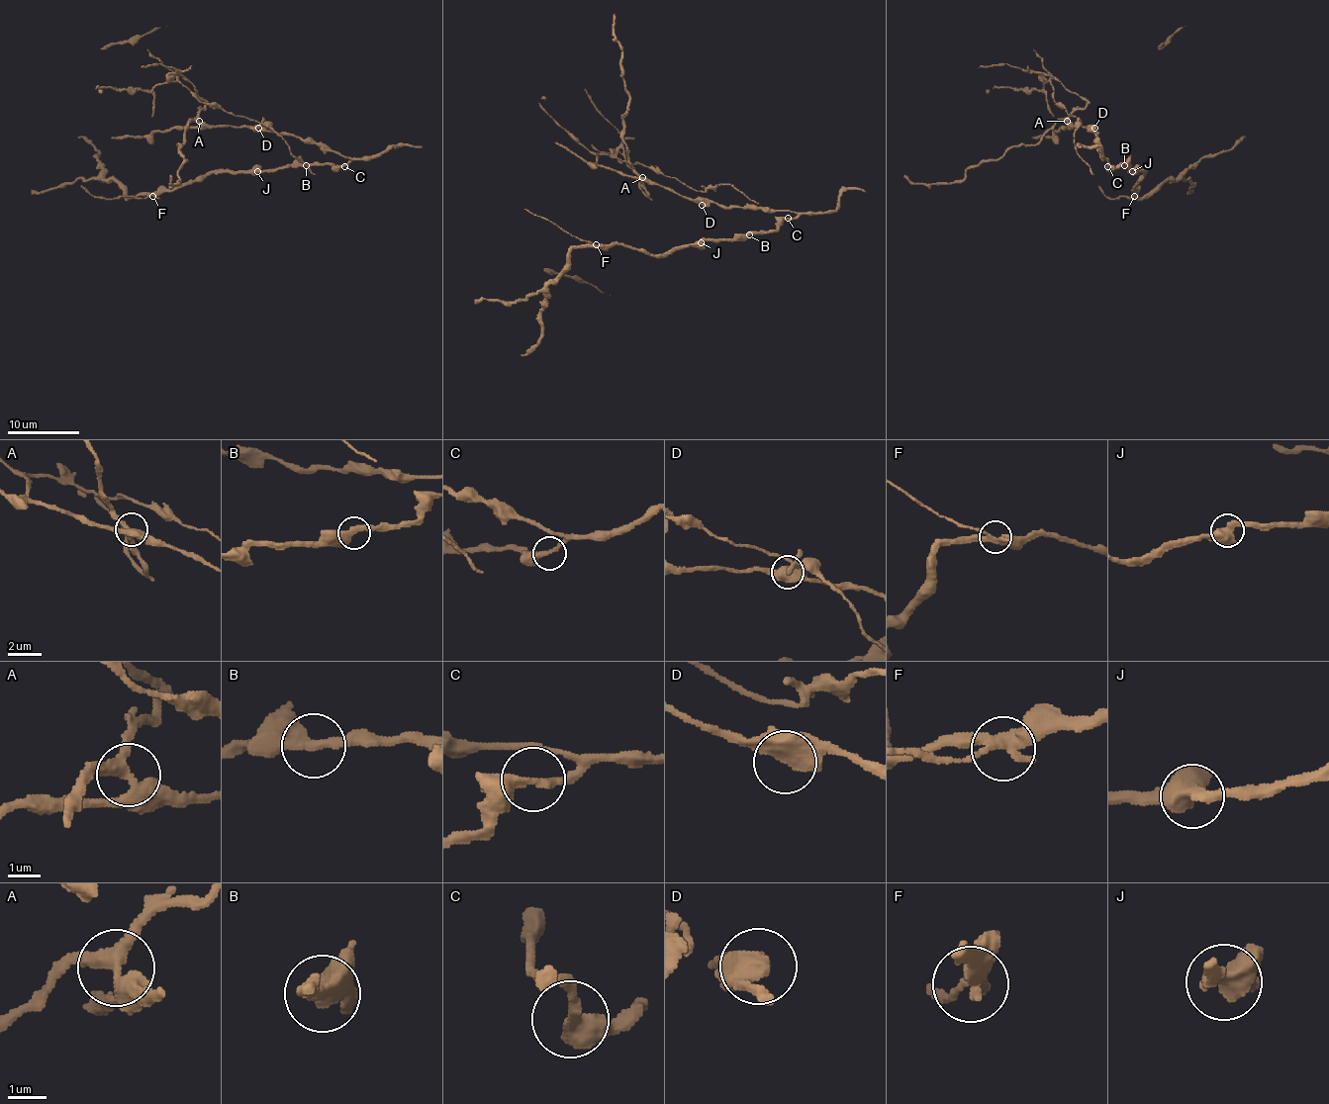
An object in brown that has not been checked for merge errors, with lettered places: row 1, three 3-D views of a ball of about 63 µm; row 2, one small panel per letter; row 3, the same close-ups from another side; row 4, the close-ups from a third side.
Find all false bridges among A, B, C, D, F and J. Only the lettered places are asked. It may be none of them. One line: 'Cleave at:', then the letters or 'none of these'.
Cleave at: A, F

